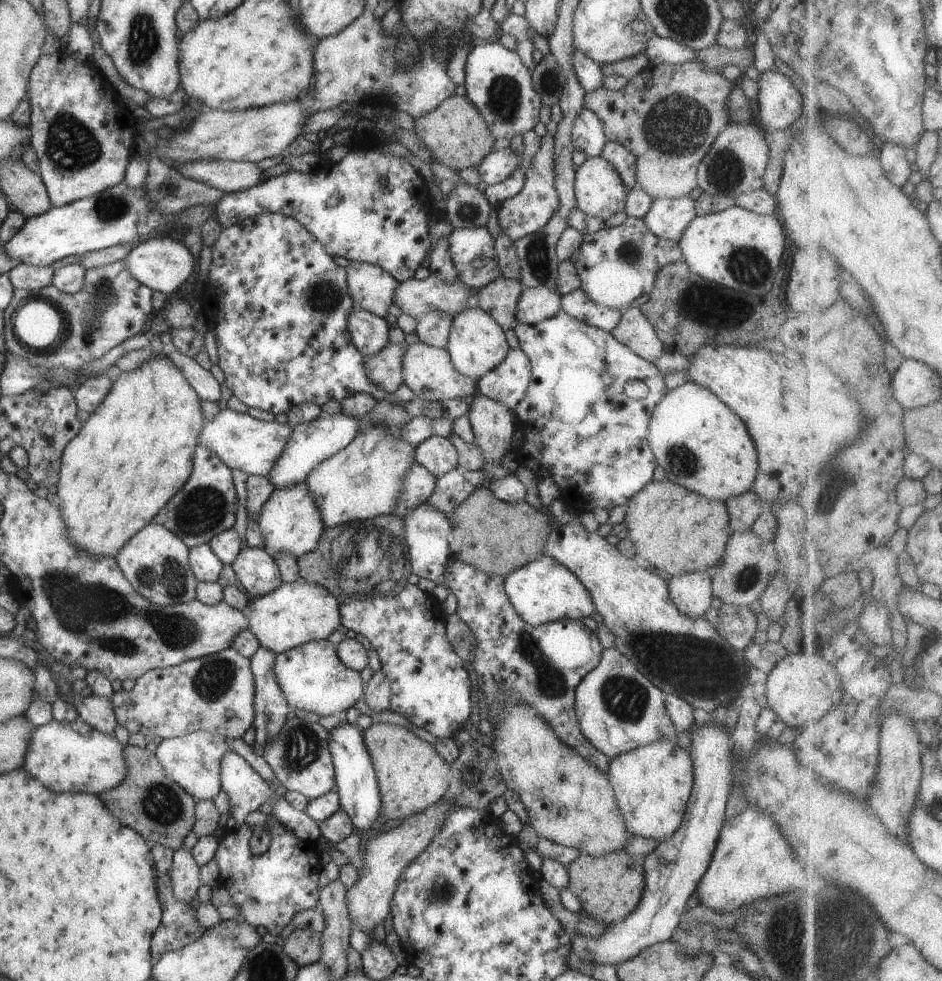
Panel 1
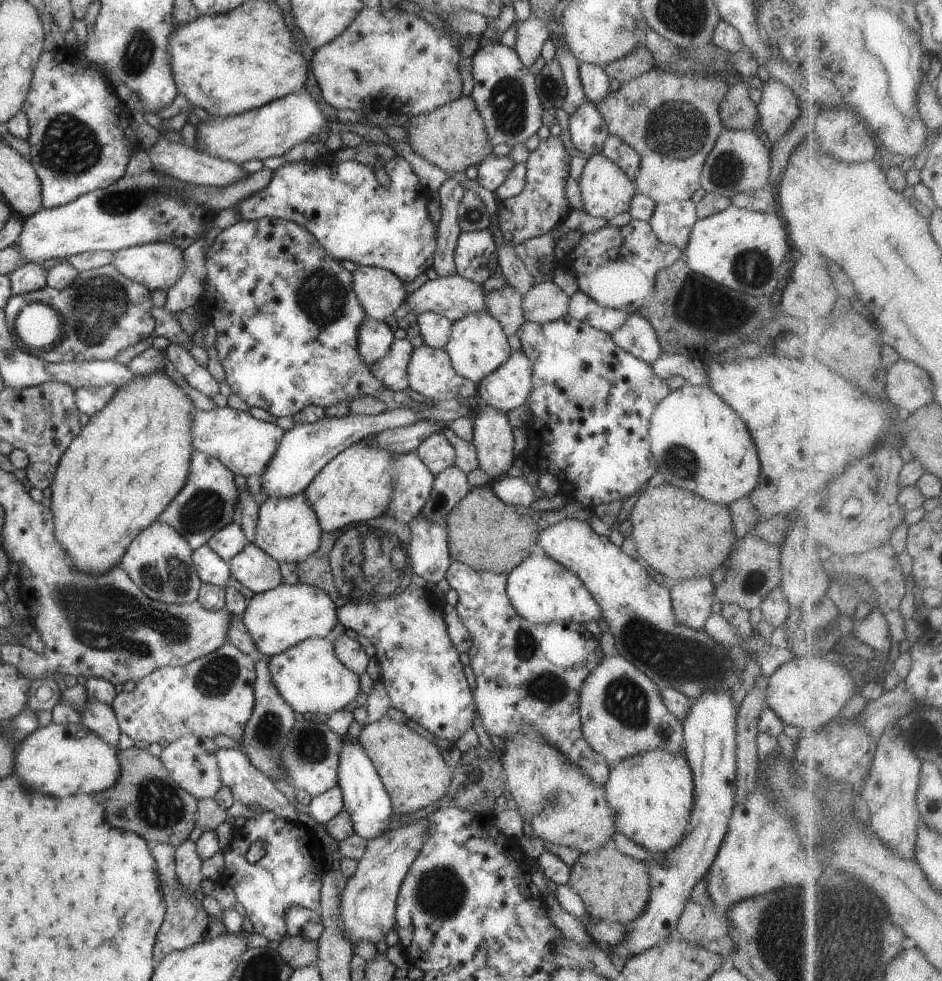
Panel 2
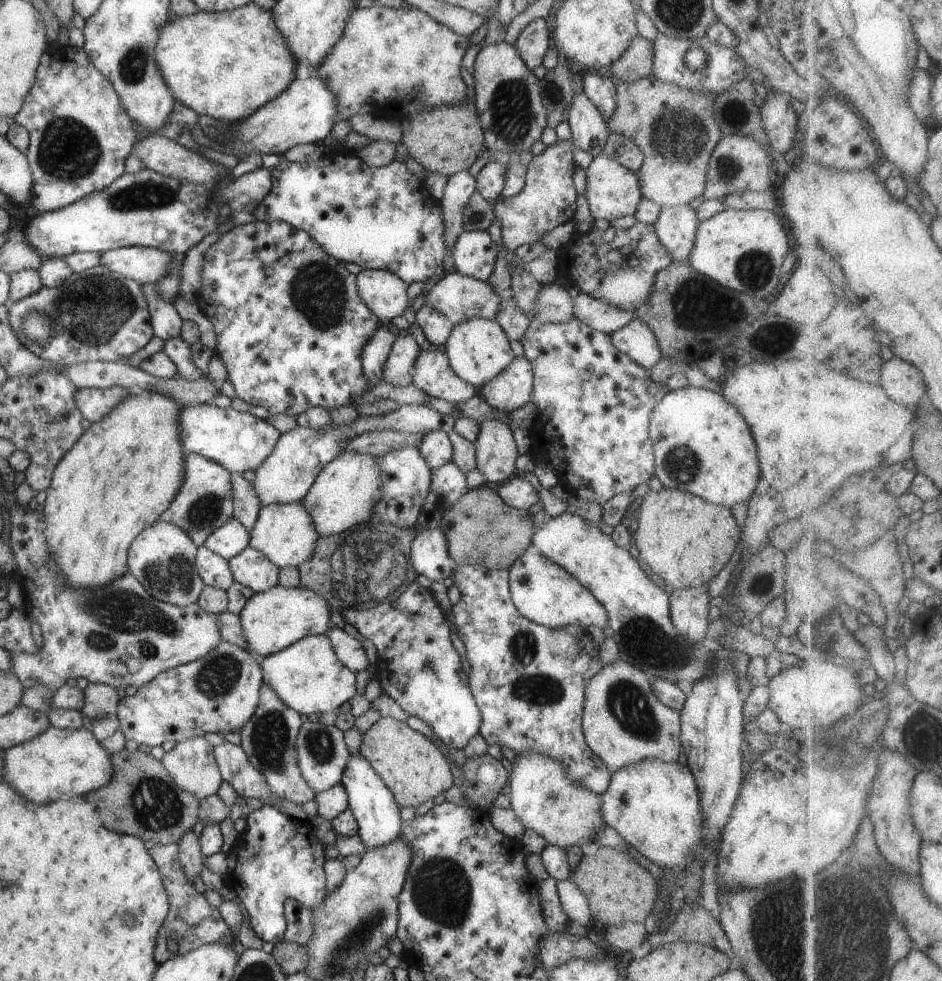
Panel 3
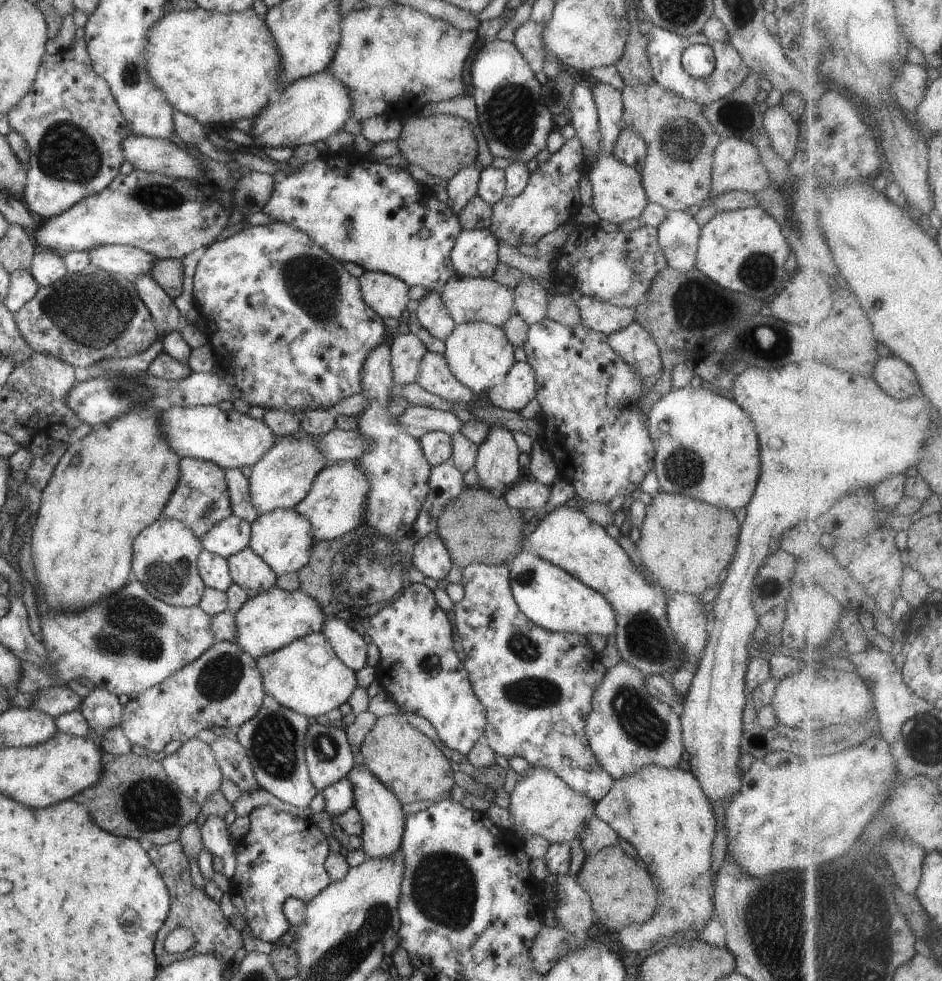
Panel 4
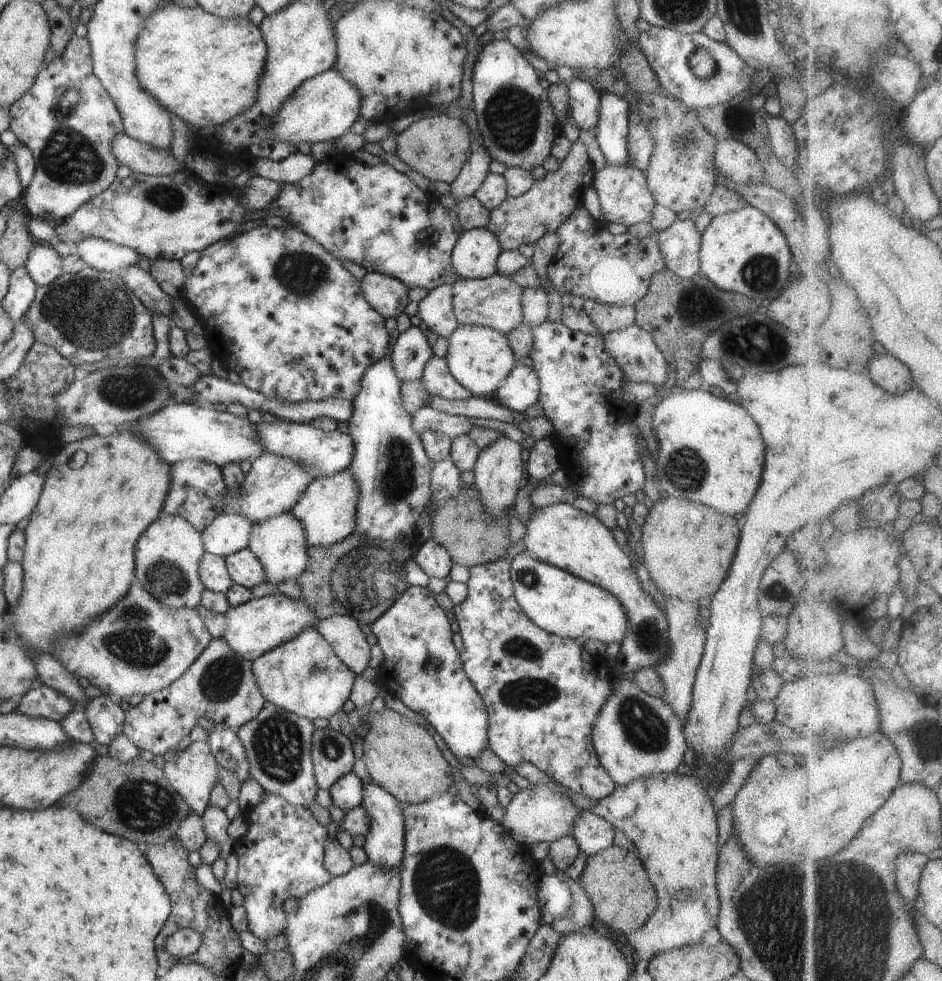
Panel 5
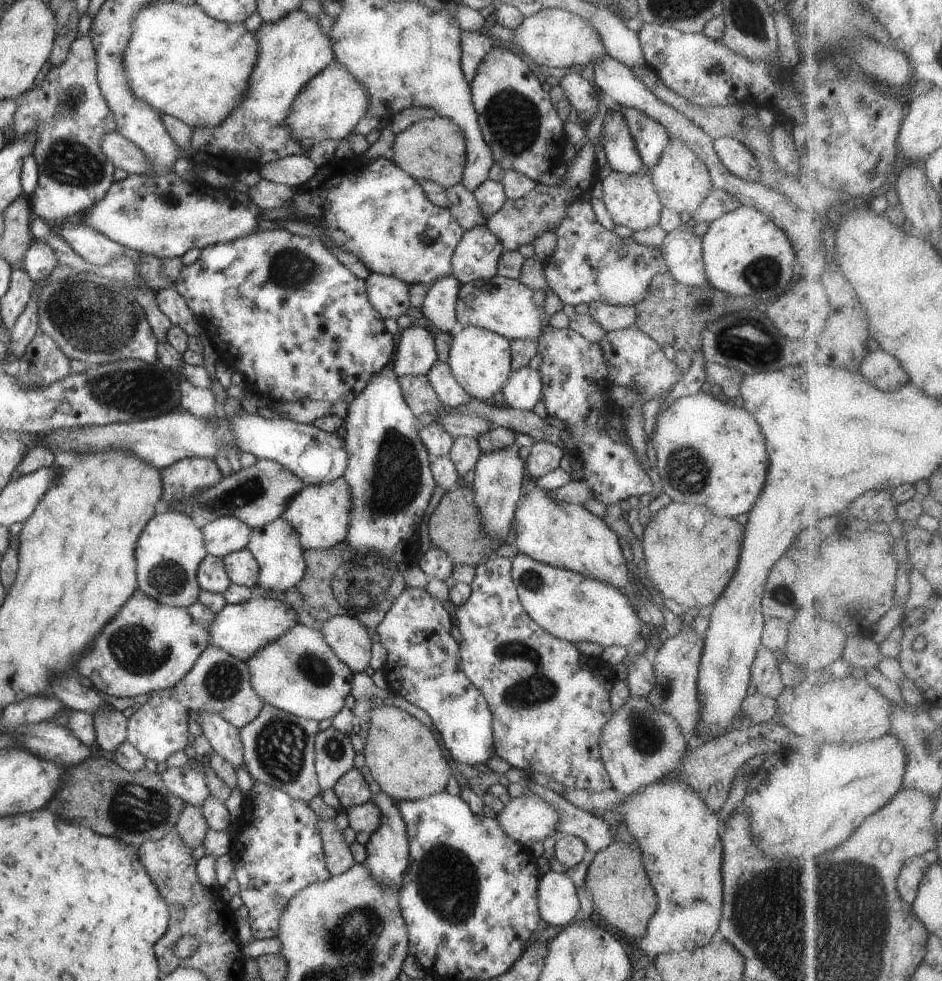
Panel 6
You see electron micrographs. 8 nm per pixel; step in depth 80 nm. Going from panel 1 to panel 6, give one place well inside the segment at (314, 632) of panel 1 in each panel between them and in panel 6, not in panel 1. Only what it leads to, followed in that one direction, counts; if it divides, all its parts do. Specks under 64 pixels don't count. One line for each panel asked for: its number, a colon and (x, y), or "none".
2: (277, 619)
3: (273, 620)
4: (272, 619)
5: (260, 624)
6: (240, 630)

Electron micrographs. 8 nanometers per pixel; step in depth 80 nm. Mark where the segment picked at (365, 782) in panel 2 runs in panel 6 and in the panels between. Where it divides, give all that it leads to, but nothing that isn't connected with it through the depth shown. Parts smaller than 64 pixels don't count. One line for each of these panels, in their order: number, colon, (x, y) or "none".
3: (375, 809)
4: (380, 811)
5: (384, 841)
6: (388, 857)

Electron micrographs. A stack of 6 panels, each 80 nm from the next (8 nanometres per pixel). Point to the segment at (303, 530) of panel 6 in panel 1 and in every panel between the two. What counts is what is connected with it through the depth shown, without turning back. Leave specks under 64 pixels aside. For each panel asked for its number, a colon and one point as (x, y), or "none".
1: (365, 479)
2: (356, 485)
3: (344, 493)
4: (336, 503)
5: (327, 509)

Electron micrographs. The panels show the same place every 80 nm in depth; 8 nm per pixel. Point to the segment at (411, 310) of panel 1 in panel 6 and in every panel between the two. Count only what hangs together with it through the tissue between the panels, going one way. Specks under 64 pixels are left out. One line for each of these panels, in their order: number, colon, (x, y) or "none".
2: (454, 297)
3: (459, 297)
4: (467, 299)
5: (495, 301)
6: (505, 306)

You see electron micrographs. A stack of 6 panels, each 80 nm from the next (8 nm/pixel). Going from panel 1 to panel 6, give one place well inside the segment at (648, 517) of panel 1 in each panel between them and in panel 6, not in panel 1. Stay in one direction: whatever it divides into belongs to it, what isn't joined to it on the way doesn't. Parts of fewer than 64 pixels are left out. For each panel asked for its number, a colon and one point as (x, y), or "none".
2: (681, 535)
3: (686, 540)
4: (684, 543)
5: (688, 547)
6: (691, 553)

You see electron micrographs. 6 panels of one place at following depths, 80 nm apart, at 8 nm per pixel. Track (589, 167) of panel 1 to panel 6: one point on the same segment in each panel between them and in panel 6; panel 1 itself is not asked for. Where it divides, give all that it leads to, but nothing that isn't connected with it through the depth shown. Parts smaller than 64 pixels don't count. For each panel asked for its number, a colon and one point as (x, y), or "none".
2: (606, 191)
3: (612, 190)
4: (618, 194)
5: (624, 196)
6: (631, 199)

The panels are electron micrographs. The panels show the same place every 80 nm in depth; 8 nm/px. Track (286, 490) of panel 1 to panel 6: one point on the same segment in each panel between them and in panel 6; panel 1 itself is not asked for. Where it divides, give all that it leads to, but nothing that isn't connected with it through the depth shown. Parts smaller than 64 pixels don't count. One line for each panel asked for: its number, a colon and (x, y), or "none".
2: (288, 530)
3: (285, 532)
4: (282, 537)
5: (280, 543)
6: (276, 547)

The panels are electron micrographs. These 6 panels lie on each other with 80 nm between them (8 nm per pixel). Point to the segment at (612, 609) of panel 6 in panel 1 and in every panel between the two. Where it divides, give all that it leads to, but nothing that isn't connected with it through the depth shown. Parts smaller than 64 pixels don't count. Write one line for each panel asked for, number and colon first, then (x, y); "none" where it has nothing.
1: (544, 590)
2: (541, 590)
3: (545, 593)
4: (553, 599)
5: (556, 601)

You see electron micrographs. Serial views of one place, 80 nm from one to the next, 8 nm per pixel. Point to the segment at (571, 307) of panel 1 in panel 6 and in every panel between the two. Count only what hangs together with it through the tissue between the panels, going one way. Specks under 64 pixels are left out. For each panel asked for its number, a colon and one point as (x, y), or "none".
2: (580, 306)
3: (599, 316)
4: (602, 316)
5: (606, 318)
6: (611, 317)

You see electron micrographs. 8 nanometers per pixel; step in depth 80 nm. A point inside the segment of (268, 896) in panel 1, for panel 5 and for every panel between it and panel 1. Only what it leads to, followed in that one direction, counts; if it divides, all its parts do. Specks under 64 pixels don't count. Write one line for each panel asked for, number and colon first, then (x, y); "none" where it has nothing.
2: (290, 874)
3: (277, 858)
4: (281, 857)
5: (281, 855)

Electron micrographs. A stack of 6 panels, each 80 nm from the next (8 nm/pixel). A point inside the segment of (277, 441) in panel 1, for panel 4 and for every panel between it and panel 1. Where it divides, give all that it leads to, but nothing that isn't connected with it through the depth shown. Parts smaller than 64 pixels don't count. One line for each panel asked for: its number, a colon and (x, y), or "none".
2: (245, 445)
3: (240, 442)
4: (230, 439)

